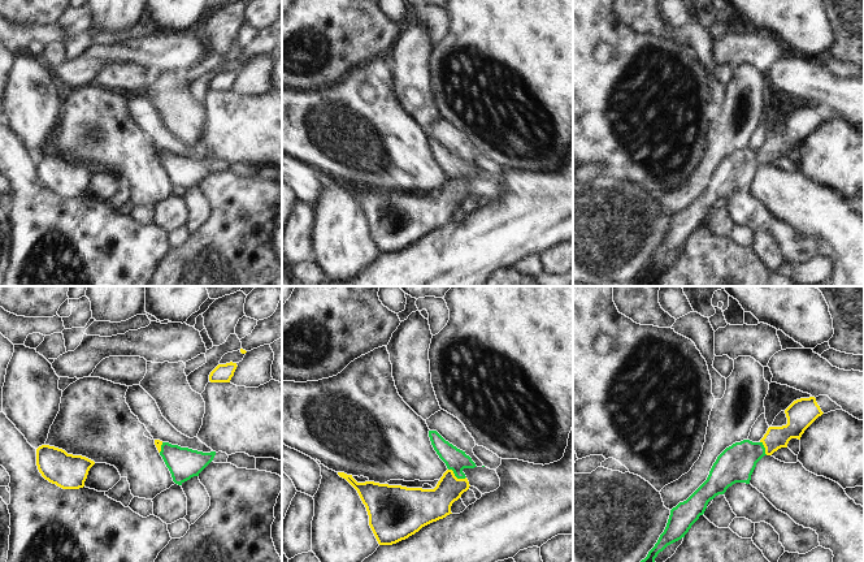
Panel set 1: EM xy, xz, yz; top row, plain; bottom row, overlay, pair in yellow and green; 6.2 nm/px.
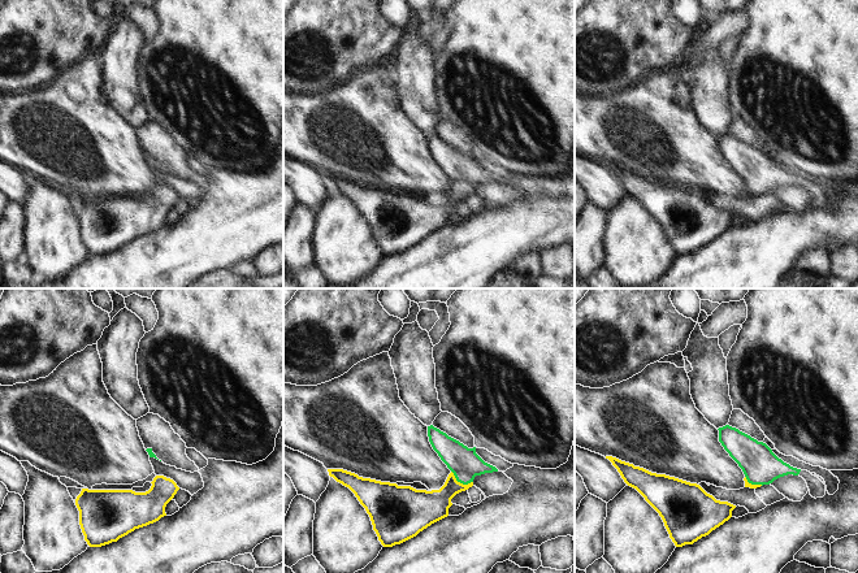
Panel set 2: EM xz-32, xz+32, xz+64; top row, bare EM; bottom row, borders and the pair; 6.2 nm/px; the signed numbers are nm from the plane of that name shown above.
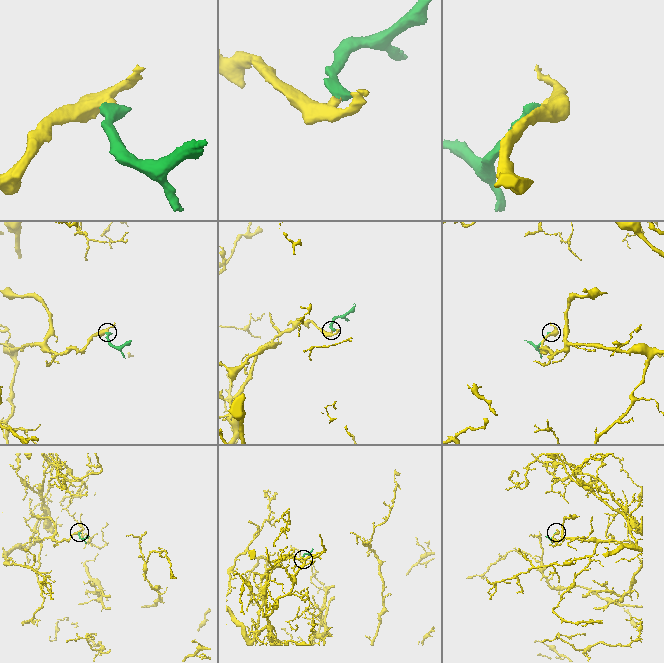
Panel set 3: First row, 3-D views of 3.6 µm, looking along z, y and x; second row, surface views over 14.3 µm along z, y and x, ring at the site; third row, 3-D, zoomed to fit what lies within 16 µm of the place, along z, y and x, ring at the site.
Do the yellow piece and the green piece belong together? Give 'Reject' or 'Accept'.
Accept.

